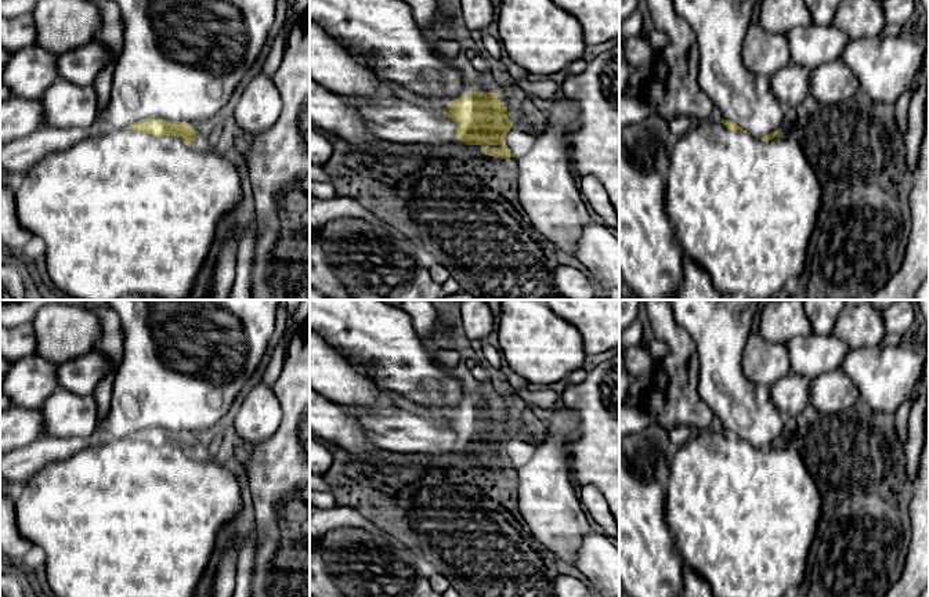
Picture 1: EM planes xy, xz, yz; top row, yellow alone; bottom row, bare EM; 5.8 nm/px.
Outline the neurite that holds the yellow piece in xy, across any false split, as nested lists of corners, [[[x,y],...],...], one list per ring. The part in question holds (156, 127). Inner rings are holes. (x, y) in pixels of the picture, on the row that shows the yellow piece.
[[[142,119],[127,129],[87,138],[65,151],[53,152],[24,173],[21,181],[14,184],[15,214],[24,229],[32,236],[40,236],[46,243],[46,257],[40,274],[73,300],[123,300],[133,294],[149,294],[155,300],[185,300],[195,285],[216,235],[221,231],[220,221],[228,220],[235,207],[245,199],[236,166],[214,148],[195,144],[195,138],[194,127],[185,122]]]

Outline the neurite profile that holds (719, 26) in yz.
[[[672,0],[676,12],[690,25],[698,50],[697,80],[716,108],[722,119],[737,123],[755,138],[762,138],[771,131],[781,133],[787,106],[770,90],[770,76],[752,75],[742,62],[742,44],[749,25],[756,19],[758,0]]]

